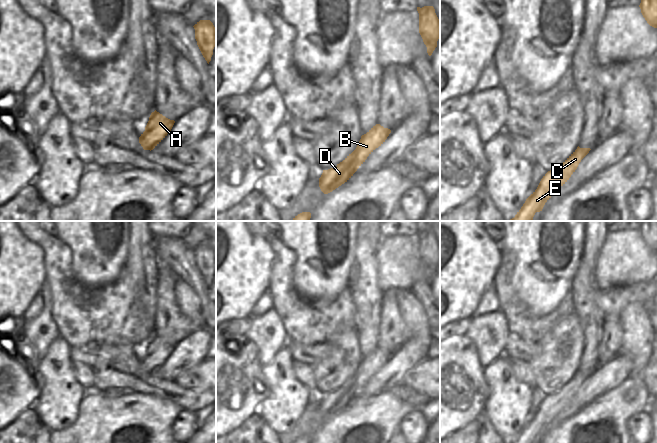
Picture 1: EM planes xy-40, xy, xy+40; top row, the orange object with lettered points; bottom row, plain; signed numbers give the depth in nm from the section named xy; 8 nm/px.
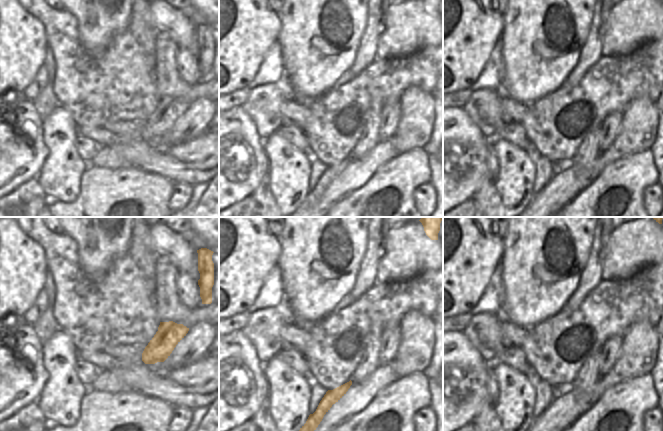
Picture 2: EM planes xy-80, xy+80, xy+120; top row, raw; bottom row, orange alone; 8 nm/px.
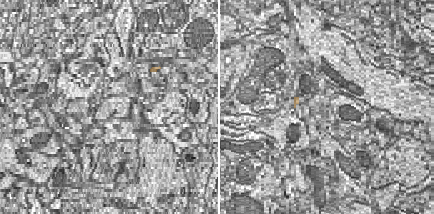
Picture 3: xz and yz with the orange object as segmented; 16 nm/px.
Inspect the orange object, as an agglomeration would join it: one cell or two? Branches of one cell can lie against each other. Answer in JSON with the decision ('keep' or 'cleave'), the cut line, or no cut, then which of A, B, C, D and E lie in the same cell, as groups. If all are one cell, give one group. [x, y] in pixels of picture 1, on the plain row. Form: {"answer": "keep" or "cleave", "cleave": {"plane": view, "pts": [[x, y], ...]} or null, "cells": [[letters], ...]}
{"answer": "keep", "cleave": null, "cells": [["A", "B", "C", "D", "E"]]}

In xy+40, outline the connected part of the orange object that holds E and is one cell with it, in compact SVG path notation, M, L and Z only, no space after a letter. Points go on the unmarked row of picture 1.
M578 370L558 392L548 395L512 443L533 443L535 437L542 435L545 427L569 404L590 374Z

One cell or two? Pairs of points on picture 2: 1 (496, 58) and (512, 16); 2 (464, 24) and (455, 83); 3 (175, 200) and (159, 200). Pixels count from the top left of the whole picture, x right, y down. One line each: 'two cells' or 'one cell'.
1: two cells
2: one cell
3: two cells

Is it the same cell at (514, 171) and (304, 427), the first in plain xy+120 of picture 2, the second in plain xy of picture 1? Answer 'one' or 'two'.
two

